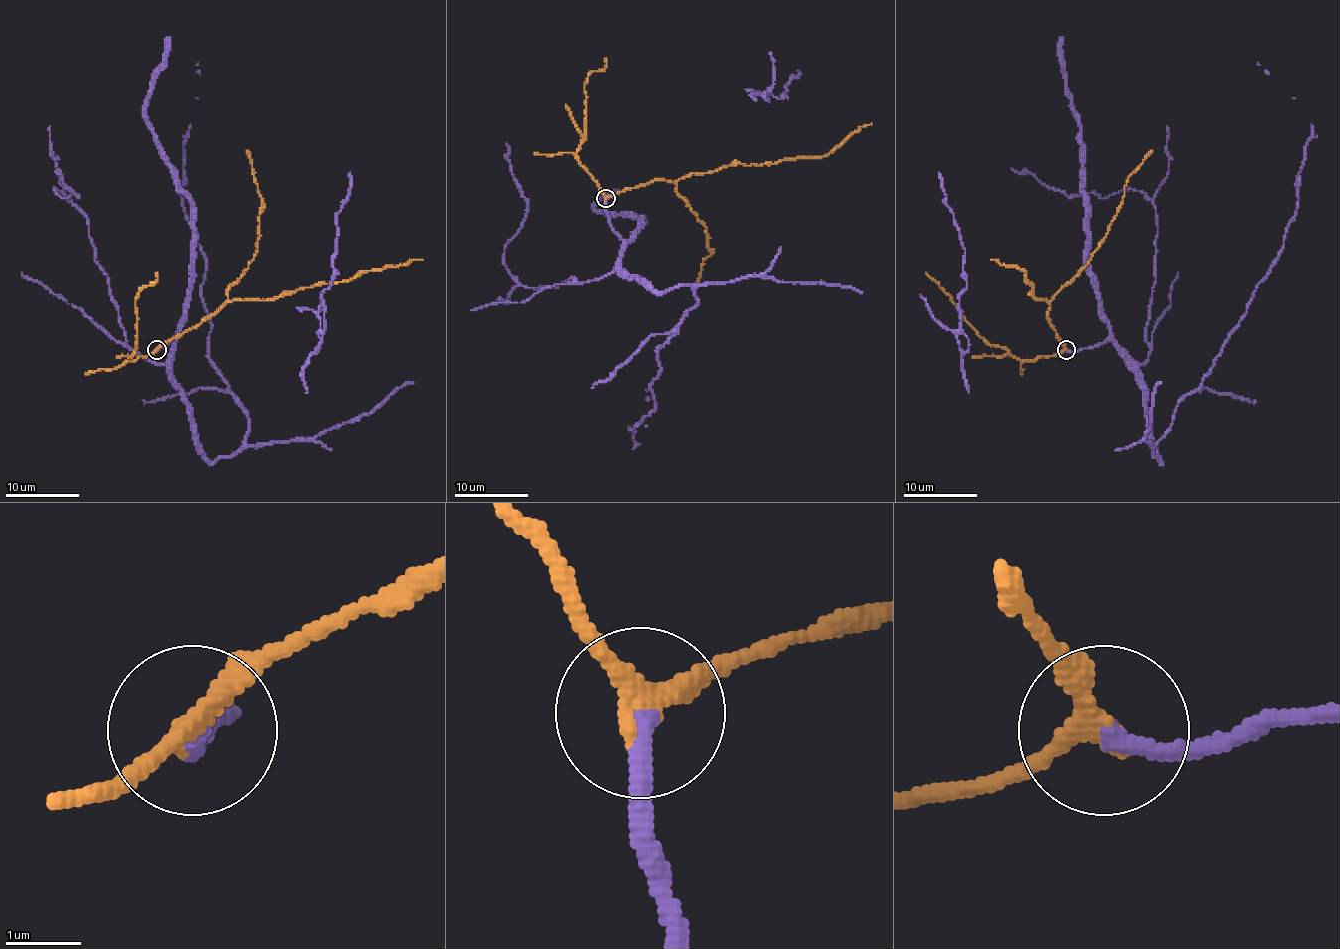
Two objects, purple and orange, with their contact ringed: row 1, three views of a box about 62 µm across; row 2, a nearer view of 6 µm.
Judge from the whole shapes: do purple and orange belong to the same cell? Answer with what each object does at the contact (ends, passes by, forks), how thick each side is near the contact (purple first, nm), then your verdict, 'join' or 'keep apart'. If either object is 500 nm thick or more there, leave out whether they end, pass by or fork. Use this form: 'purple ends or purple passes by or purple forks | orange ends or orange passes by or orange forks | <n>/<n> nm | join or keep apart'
purple ends | orange passes by | 260/280 nm | join

